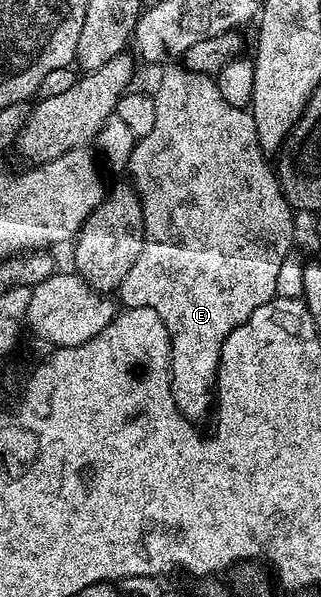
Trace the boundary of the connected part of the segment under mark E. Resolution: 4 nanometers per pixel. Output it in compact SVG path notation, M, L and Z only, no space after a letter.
M176 65L164 73L159 88L154 88L153 94L157 105L157 121L153 124L153 133L145 133L145 137L137 140L129 164L129 179L139 195L143 210L143 248L141 257L137 257L133 269L129 269L129 273L125 273L125 281L119 286L117 299L124 308L148 307L153 309L153 313L157 313L157 317L161 317L171 338L169 358L173 401L186 419L200 421L199 419L205 418L206 415L208 418L213 407L213 392L219 373L219 358L229 333L245 321L249 321L253 309L261 309L261 305L276 298L277 273L281 269L281 261L285 261L285 257L292 254L291 242L295 239L297 215L283 195L276 172L274 170L271 172L271 167L267 164L268 156L257 141L257 125L253 125L250 110L229 105L229 101L225 101L225 97L221 97L218 82L212 76L193 73L182 65Z

